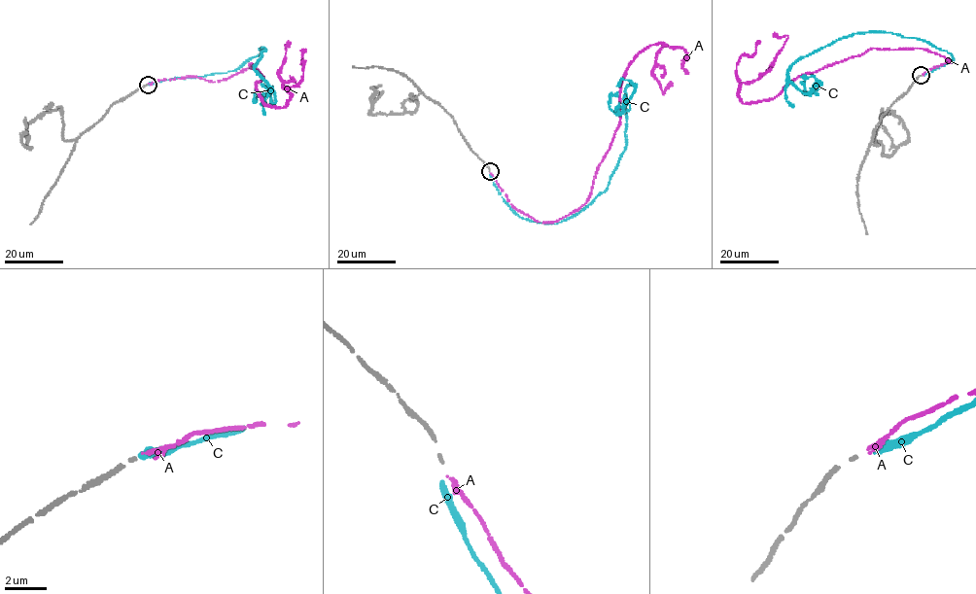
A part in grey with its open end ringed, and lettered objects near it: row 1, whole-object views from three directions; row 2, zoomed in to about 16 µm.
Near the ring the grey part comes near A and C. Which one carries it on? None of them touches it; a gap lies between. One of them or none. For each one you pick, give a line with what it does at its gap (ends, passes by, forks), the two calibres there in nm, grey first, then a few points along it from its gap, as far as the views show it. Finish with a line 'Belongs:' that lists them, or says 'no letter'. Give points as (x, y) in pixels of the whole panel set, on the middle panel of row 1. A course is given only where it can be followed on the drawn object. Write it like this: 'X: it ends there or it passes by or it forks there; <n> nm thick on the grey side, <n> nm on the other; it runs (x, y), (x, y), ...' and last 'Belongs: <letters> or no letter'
A: it ends there; 140 nm thick on the grey side, 160 nm on the other; it runs (490, 173), (516, 209), (562, 219), (588, 198), (639, 53), (665, 45), (652, 71), (662, 94), (671, 82)
Belongs: A

